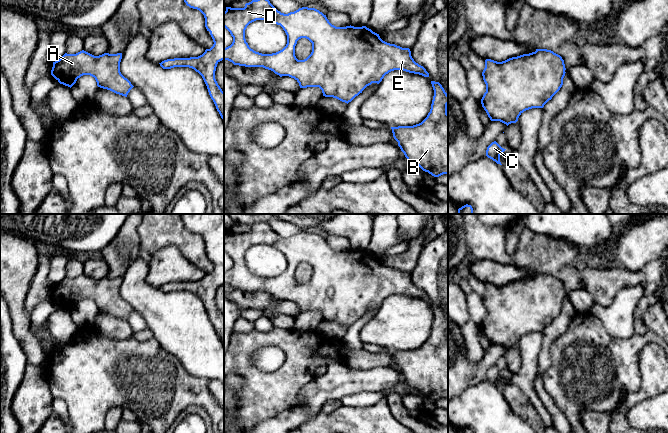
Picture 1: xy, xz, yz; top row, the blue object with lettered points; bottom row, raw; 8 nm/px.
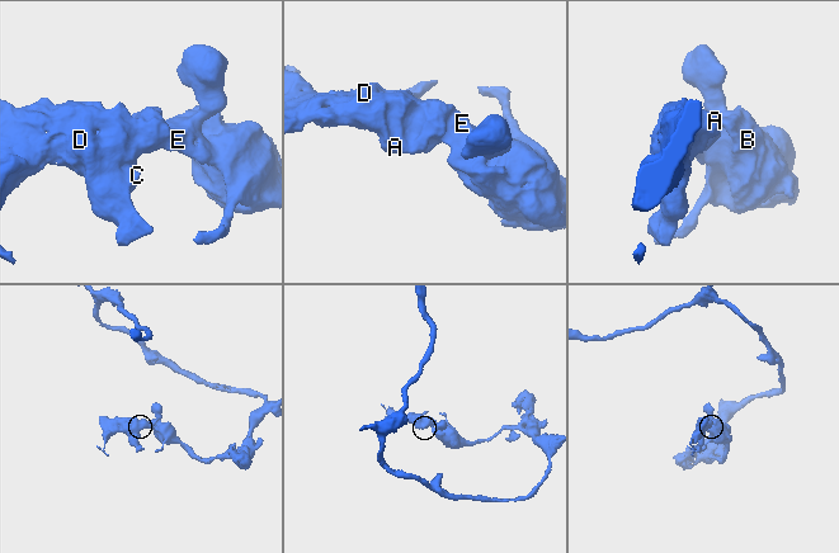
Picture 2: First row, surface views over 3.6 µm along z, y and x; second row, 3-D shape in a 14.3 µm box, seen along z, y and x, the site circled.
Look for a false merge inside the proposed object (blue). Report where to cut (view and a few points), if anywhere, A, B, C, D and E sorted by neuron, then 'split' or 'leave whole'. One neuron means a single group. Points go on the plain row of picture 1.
cut none; groups A B C D E; leave whole

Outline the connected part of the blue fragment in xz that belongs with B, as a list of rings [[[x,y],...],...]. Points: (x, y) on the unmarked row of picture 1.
[[[431,305],[434,320],[430,336],[419,348],[391,351],[393,361],[407,384],[434,401],[448,398],[448,318],[439,306]]]

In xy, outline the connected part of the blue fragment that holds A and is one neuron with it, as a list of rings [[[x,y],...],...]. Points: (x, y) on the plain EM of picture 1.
[[[84,274],[76,278],[65,277],[59,284],[53,286],[51,299],[60,308],[68,310],[70,312],[76,307],[77,303],[81,300],[90,299],[95,302],[98,311],[110,314],[116,318],[127,321],[128,317],[134,310],[120,296],[121,283],[122,277],[104,277],[99,280],[94,280]]]

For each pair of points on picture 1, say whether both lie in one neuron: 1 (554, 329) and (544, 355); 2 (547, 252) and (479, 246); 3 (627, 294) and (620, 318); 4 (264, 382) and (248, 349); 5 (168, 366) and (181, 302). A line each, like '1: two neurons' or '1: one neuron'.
1: one neuron
2: two neurons
3: one neuron
4: one neuron
5: two neurons

